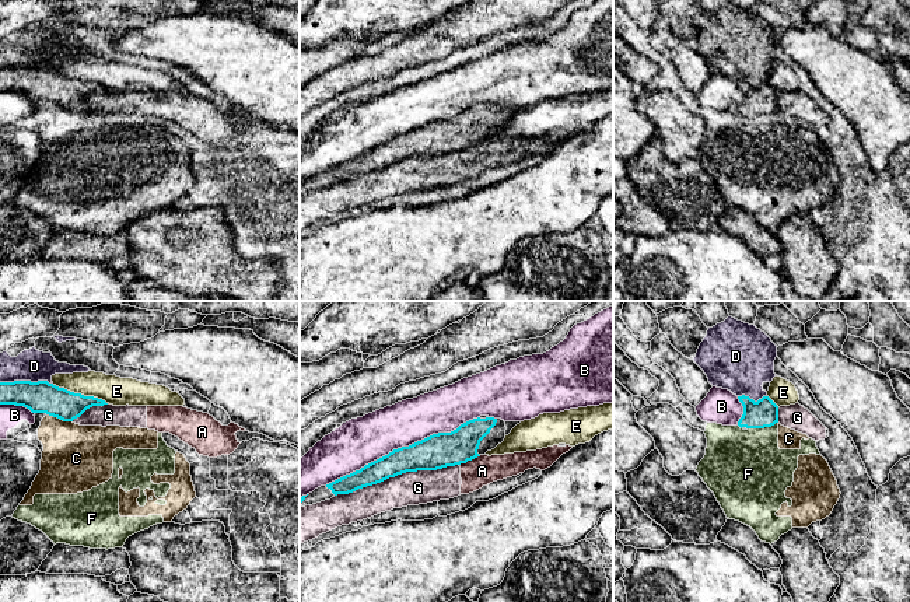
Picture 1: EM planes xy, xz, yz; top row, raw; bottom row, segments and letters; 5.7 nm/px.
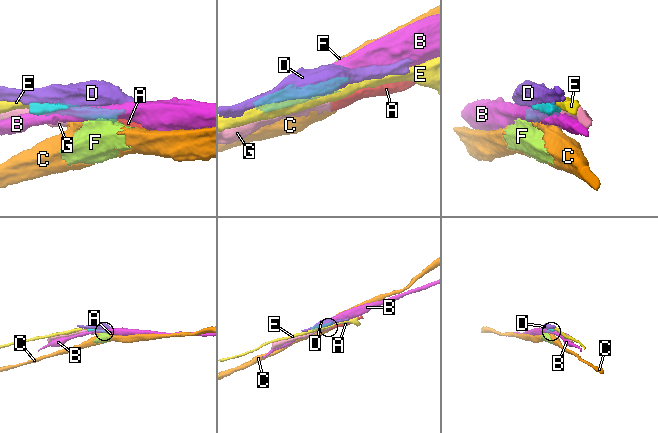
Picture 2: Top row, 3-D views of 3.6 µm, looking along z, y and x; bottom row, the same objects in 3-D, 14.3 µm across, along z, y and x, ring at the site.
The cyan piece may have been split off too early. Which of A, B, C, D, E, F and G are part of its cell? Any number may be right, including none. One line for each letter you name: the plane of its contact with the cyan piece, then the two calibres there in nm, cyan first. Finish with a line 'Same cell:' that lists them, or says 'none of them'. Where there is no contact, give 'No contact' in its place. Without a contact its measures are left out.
Same cell: none of them

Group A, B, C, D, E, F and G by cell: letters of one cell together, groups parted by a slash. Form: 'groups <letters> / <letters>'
groups A G / B / C F / D / E

